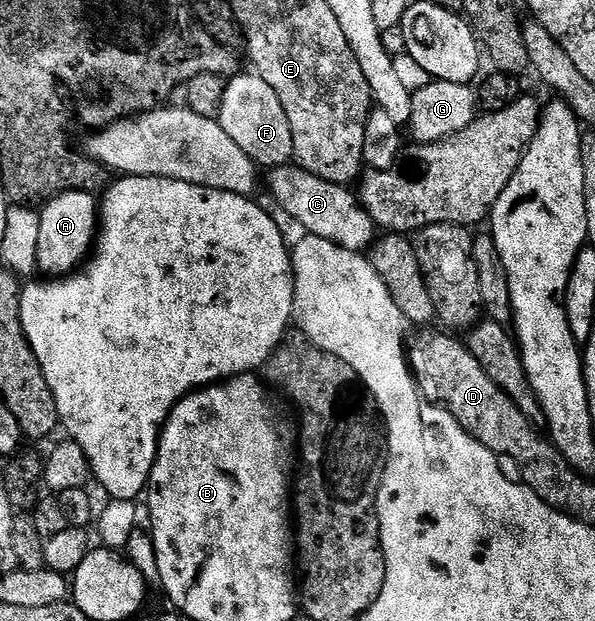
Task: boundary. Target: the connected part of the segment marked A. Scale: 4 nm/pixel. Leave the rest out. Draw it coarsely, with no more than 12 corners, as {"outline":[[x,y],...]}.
{"outline":[[73,190],[38,209],[38,271],[62,278],[90,257],[96,193]]}

